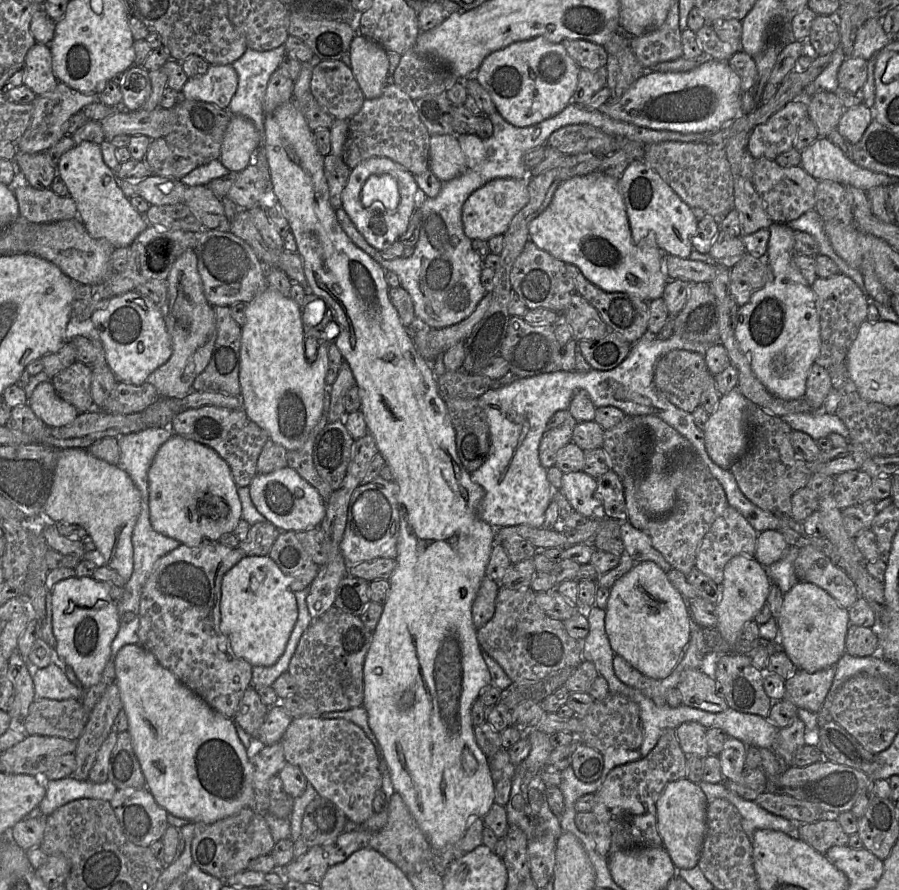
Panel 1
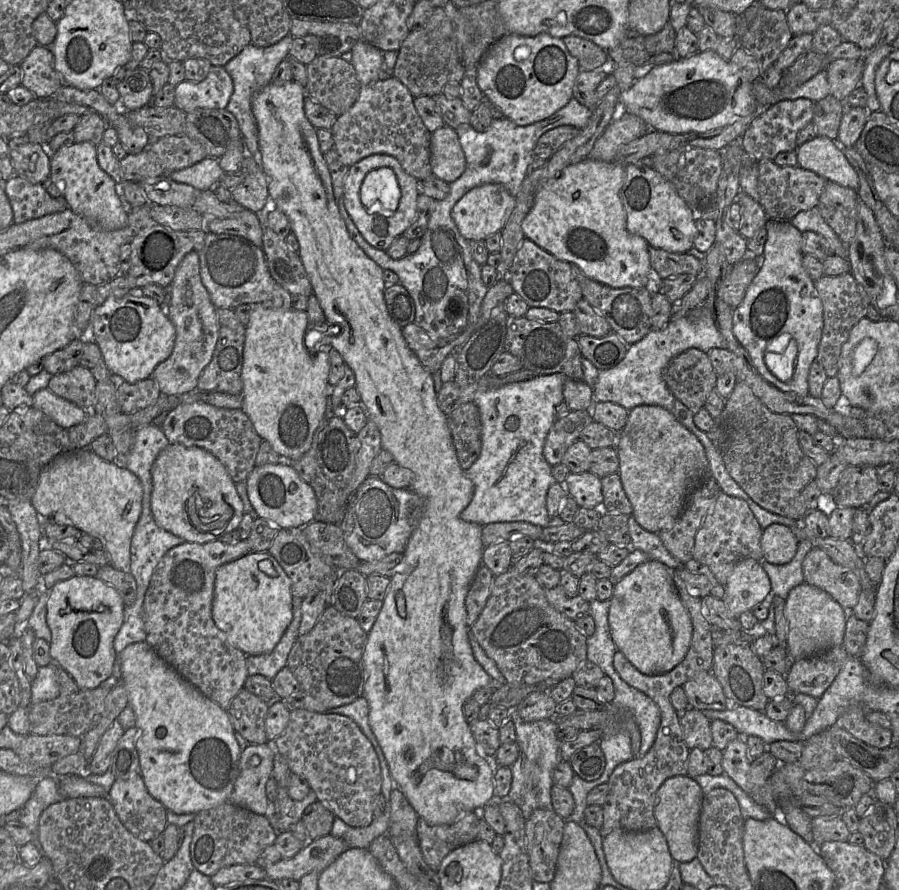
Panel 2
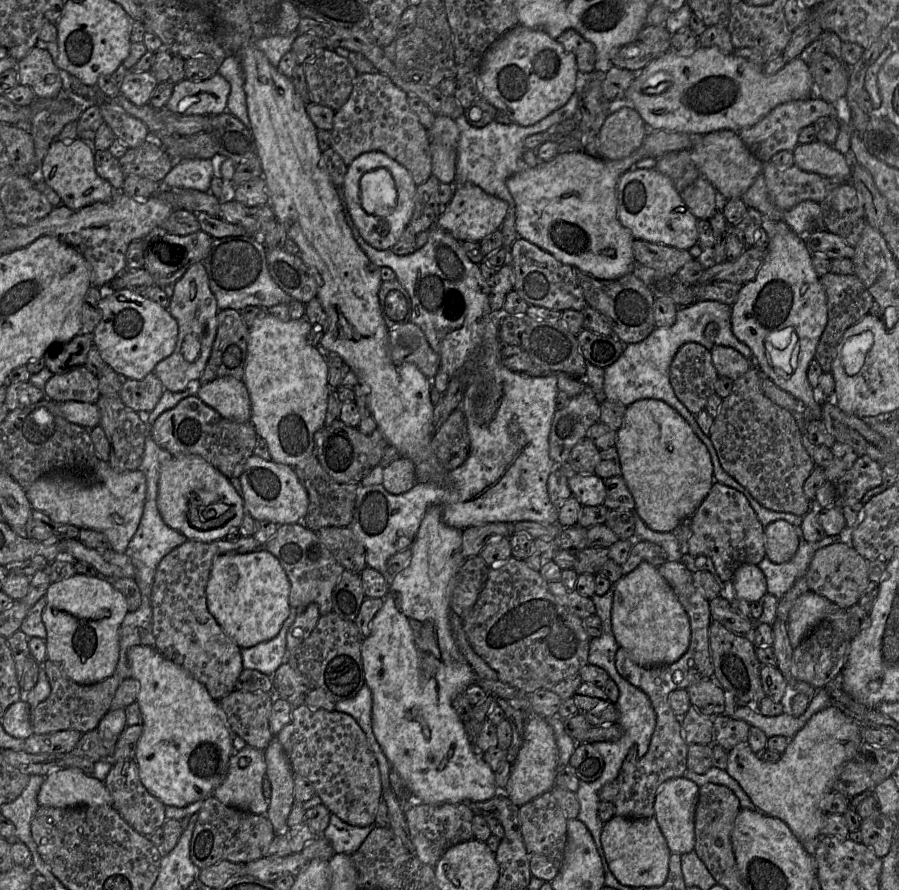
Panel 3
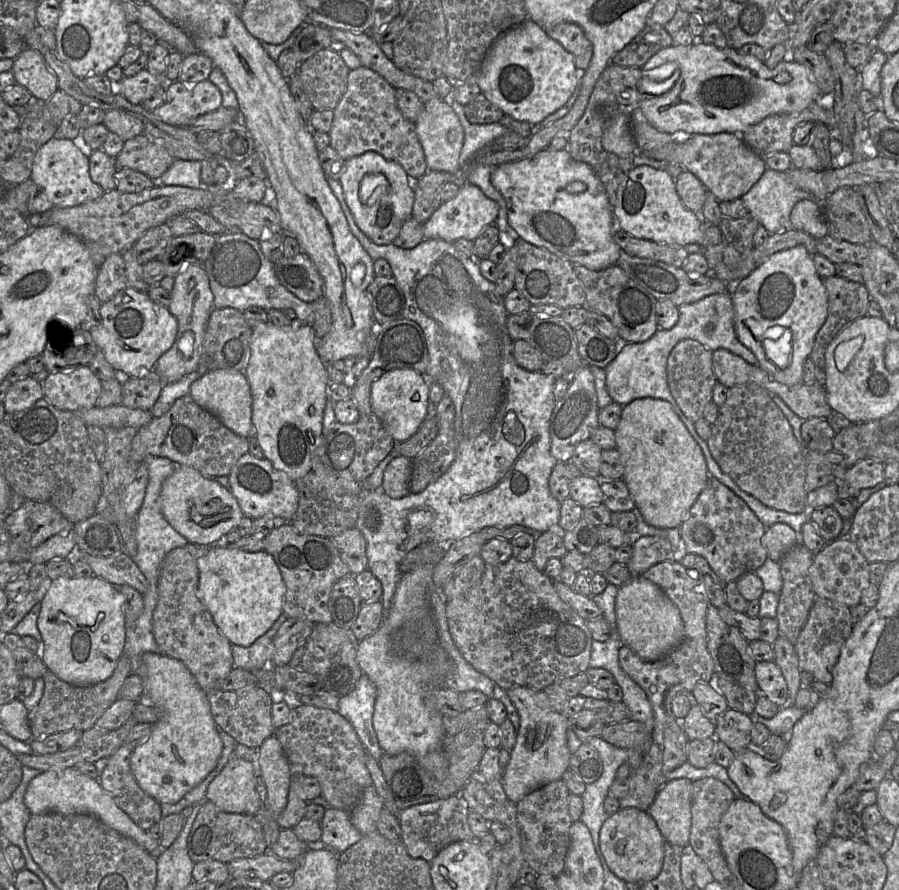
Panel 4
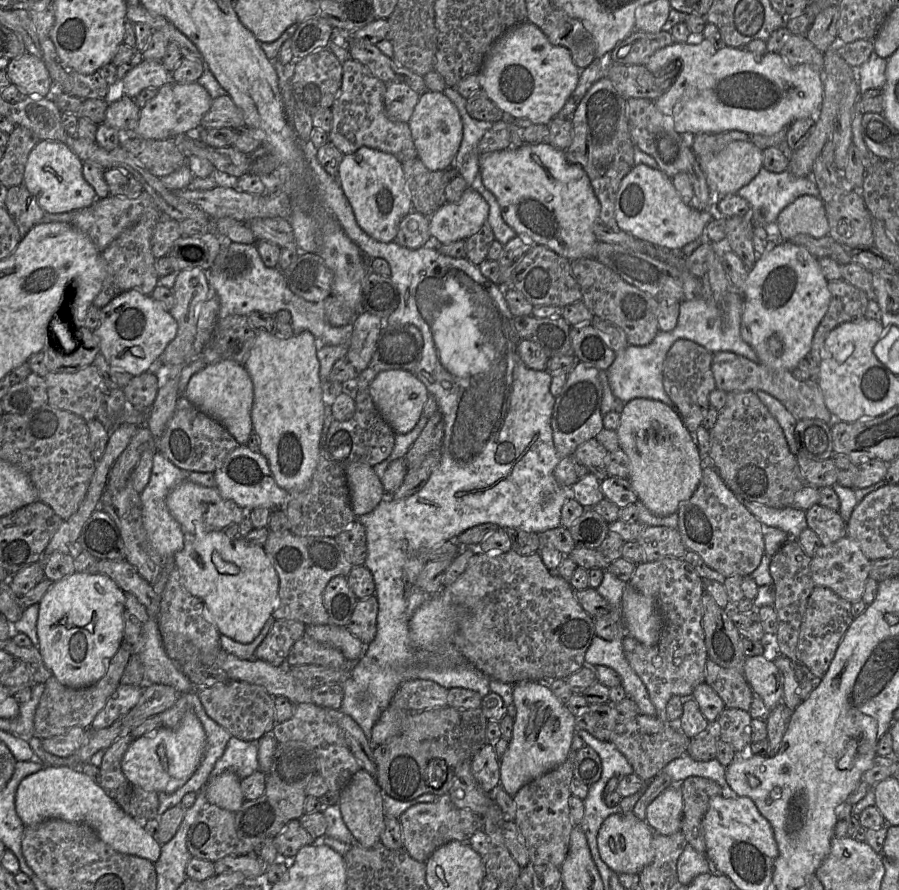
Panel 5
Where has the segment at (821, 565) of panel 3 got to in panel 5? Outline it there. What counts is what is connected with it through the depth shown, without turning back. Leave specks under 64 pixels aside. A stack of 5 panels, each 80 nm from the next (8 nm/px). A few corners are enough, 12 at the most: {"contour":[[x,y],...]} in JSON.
{"contour":[[843,537],[817,550],[815,586],[862,600],[872,561]]}

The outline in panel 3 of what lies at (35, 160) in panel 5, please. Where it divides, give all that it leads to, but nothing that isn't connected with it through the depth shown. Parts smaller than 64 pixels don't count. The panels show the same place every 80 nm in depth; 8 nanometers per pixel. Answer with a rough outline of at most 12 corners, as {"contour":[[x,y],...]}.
{"contour":[[55,140],[40,177],[78,210],[116,191],[97,174],[93,146]]}

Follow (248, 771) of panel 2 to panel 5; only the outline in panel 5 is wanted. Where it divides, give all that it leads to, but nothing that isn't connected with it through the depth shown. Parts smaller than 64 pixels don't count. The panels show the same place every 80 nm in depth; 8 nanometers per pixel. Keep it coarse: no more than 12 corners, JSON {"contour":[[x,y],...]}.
{"contour":[[230,771],[205,786],[209,804],[232,813],[246,801]]}

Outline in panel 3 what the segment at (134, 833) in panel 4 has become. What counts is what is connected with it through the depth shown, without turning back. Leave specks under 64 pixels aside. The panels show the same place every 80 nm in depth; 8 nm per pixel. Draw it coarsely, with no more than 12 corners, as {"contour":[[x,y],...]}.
{"contour":[[71,767],[45,776],[40,807],[113,807],[103,782]]}

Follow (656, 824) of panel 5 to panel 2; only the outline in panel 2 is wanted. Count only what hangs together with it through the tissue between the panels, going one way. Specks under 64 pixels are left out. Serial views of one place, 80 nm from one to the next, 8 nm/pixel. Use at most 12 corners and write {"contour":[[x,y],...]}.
{"contour":[[688,775],[666,779],[654,815],[672,858],[697,857],[704,793]]}

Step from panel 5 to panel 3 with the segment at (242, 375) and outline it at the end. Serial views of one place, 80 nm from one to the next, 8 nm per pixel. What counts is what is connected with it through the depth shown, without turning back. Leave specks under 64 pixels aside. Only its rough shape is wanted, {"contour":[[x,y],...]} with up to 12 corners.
{"contour":[[222,377],[196,395],[226,419],[251,419],[243,380]]}

